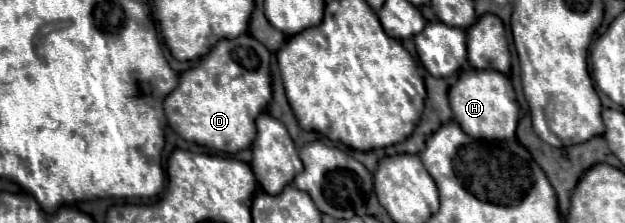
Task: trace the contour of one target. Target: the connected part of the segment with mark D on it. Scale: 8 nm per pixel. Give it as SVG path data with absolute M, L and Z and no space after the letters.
M242 35L232 41L218 41L212 53L200 63L180 75L178 87L164 99L168 125L186 141L236 153L252 145L256 137L254 119L261 114L272 99L268 51L258 47L258 41Z

